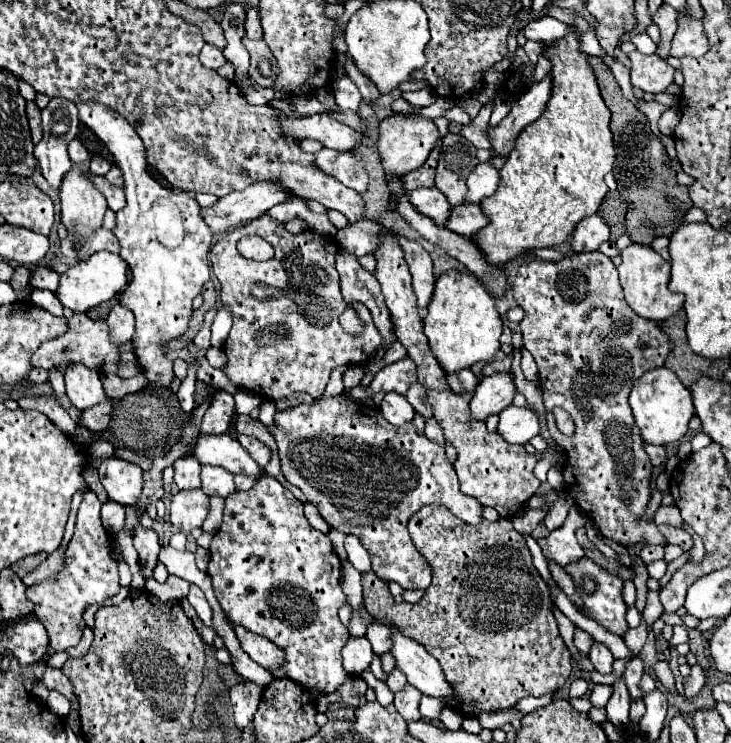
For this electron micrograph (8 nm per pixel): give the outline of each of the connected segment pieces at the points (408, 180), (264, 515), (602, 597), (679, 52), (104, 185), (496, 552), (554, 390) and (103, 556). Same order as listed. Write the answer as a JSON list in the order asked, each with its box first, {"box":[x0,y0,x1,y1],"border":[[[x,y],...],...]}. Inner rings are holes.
[{"box":[402,149,438,191],"border":[[[432,149],[428,161],[424,163],[424,167],[408,173],[402,181],[406,191],[414,191],[418,187],[432,187],[434,185],[434,173],[436,173],[436,163],[438,163],[438,149]]]},{"box":[208,475,350,695],"border":[[[264,475],[250,491],[236,491],[226,499],[224,521],[212,539],[208,563],[216,599],[234,623],[266,637],[284,651],[284,671],[288,671],[292,681],[320,695],[334,693],[348,677],[340,655],[350,637],[348,629],[338,619],[338,609],[346,603],[340,587],[340,573],[342,565],[328,535],[310,527],[304,517],[304,505],[274,477]]]},{"box":[566,559,628,635],"border":[[[580,559],[578,563],[568,565],[566,573],[572,575],[576,585],[584,575],[594,577],[596,591],[592,595],[582,595],[586,607],[584,615],[598,621],[608,631],[624,635],[628,625],[626,625],[626,605],[622,601],[622,579],[618,575],[604,571],[590,559]]]},{"box":[672,9,708,57],"border":[[[688,9],[680,11],[680,17],[676,19],[678,29],[672,41],[672,57],[702,57],[708,51],[708,39],[704,35],[702,19],[694,19]]]},{"box":[90,175,126,213],"border":[[[90,175],[90,179],[92,179],[92,183],[96,185],[96,189],[106,197],[108,209],[112,209],[112,211],[116,213],[116,211],[120,211],[120,209],[124,207],[126,197],[124,197],[124,191],[122,191],[120,187],[112,187],[112,183],[108,183],[108,179],[104,179],[104,177],[94,177],[94,175]]]},{"box":[362,505,572,717],"border":[[[426,505],[412,515],[408,531],[416,549],[432,567],[432,585],[420,603],[394,603],[386,583],[368,571],[362,573],[364,605],[376,621],[396,627],[438,659],[448,683],[456,687],[454,691],[460,695],[458,711],[462,717],[510,709],[522,697],[540,697],[558,691],[572,671],[570,651],[560,637],[548,585],[536,571],[526,541],[512,527],[512,521],[500,519],[498,523],[490,523],[484,519],[480,525],[468,525],[442,505]]]},{"box":[512,251,672,547],"border":[[[600,251],[570,255],[560,261],[524,263],[518,269],[512,291],[518,305],[526,311],[526,317],[520,321],[520,331],[524,349],[532,353],[538,365],[548,431],[552,439],[566,451],[566,463],[562,465],[564,491],[570,493],[574,505],[596,523],[600,533],[616,545],[666,547],[668,543],[664,543],[664,537],[656,529],[654,521],[646,519],[652,463],[644,453],[644,439],[634,423],[628,395],[636,379],[640,379],[646,371],[664,365],[668,353],[672,351],[668,335],[656,321],[648,321],[628,307],[618,283],[616,267],[610,257],[602,255]],[[554,407],[562,407],[572,415],[572,421],[576,423],[576,433],[572,437],[566,437],[558,431],[552,415]],[[626,463],[632,463],[632,471],[618,471],[618,467]]]},{"box":[26,491,120,653],"border":[[[88,491],[78,509],[76,531],[68,545],[62,571],[58,571],[56,577],[44,579],[26,589],[26,597],[34,603],[32,615],[44,623],[48,637],[50,637],[50,647],[56,653],[78,645],[82,631],[86,627],[84,619],[82,619],[82,613],[86,611],[86,607],[90,607],[94,603],[102,605],[106,599],[118,595],[118,591],[120,591],[118,563],[110,555],[112,537],[102,527],[100,507],[102,507],[102,503],[98,501],[96,493]]]}]

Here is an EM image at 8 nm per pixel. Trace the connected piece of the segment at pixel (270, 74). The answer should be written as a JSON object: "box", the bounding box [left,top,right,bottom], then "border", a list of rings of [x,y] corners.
{"box":[244,37,278,87],"border":[[[244,37],[244,45],[252,57],[252,63],[250,63],[252,81],[260,87],[272,87],[278,77],[278,65],[276,65],[272,51],[266,47],[266,43],[262,39],[252,41],[252,39]]]}

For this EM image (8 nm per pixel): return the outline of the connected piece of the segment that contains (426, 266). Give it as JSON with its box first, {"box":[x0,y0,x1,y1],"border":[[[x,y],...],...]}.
{"box":[394,233,434,315],"border":[[[394,233],[396,239],[400,241],[402,245],[402,251],[404,251],[404,261],[408,263],[408,269],[410,269],[410,275],[412,275],[412,287],[414,287],[414,293],[418,297],[418,309],[420,313],[424,315],[428,303],[430,303],[430,297],[432,297],[432,291],[434,291],[434,275],[432,275],[432,259],[430,255],[422,249],[420,243],[416,241],[408,241],[406,237]]]}

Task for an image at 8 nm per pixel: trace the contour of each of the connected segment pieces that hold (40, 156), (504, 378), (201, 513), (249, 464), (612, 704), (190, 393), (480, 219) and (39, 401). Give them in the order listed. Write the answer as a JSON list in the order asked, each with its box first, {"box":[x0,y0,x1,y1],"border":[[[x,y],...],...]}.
[{"box":[34,97,78,191],"border":[[[60,97],[50,99],[48,107],[42,111],[42,125],[44,125],[44,137],[34,147],[34,155],[36,155],[36,161],[40,165],[42,177],[48,181],[48,185],[52,189],[58,191],[64,173],[68,173],[72,169],[72,161],[68,157],[68,143],[78,133],[78,109],[76,109],[76,105],[68,99],[60,99]]]},{"box":[470,369,516,419],"border":[[[512,369],[500,375],[480,379],[474,397],[470,401],[472,417],[486,419],[492,413],[500,413],[512,403],[514,395],[516,395],[516,385],[514,385]]]},{"box":[170,489,210,533],"border":[[[202,489],[178,491],[170,503],[170,523],[182,531],[190,533],[196,527],[202,527],[210,509],[210,497]]]},{"box":[194,435,262,477],"border":[[[200,435],[194,447],[194,457],[202,465],[218,465],[234,475],[254,475],[258,477],[262,469],[258,463],[248,455],[248,451],[238,443],[238,439],[224,435]]]},{"box":[606,679,630,727],"border":[[[622,679],[618,683],[614,683],[612,689],[614,689],[614,693],[606,705],[606,721],[610,721],[614,727],[626,727],[630,723],[630,719],[628,719],[628,707],[630,707],[628,689]]]},{"box":[176,365,196,413],"border":[[[190,365],[188,369],[188,377],[182,381],[180,385],[180,391],[176,393],[178,395],[178,401],[180,401],[180,407],[190,413],[194,409],[194,385],[196,385],[196,367]]]},{"box":[446,205,488,237],"border":[[[458,205],[452,209],[446,227],[464,237],[474,237],[482,227],[488,225],[488,217],[482,213],[480,205]]]},{"box":[18,397,76,435],"border":[[[20,397],[18,399],[18,405],[22,409],[36,409],[36,411],[42,411],[54,425],[60,427],[60,431],[72,435],[74,433],[74,427],[76,423],[70,419],[70,415],[66,413],[66,409],[54,399],[54,397]]]}]

